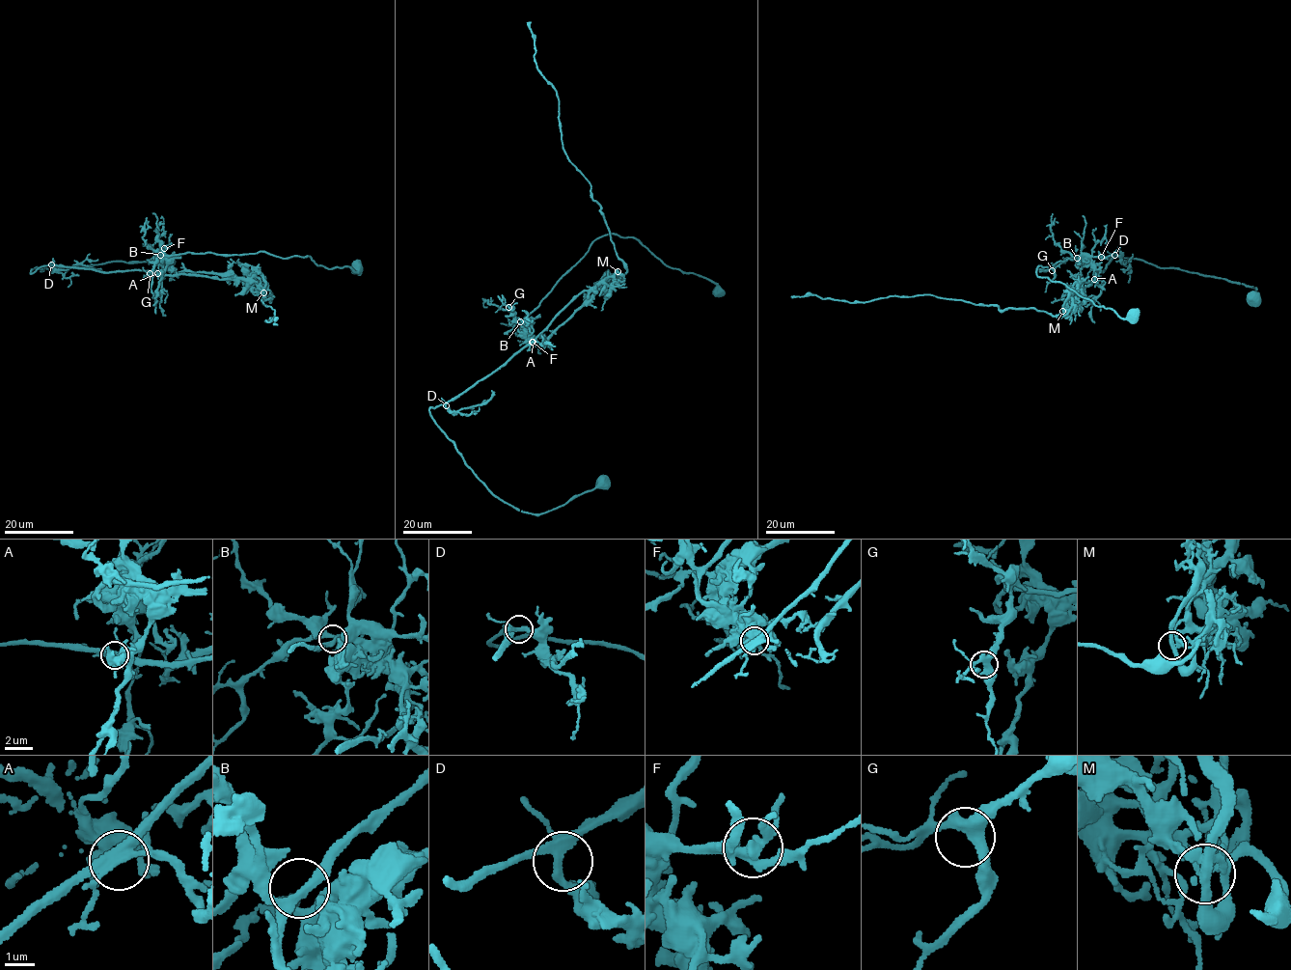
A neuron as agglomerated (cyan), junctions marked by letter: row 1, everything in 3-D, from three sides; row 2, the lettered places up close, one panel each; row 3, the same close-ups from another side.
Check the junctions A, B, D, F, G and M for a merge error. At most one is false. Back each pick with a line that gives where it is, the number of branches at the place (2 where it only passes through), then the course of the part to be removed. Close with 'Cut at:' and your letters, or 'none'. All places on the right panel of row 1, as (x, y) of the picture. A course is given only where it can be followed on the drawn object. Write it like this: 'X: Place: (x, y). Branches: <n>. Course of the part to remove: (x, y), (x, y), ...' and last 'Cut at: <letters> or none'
A: Place: (1094, 279). Branches: 5. Course of the part to remove: (1094, 278), (1094, 269), (1076, 259), (1047, 267), (1040, 265), (1036, 274), (1062, 282), (1122, 318), (1139, 310)
Cut at: A

